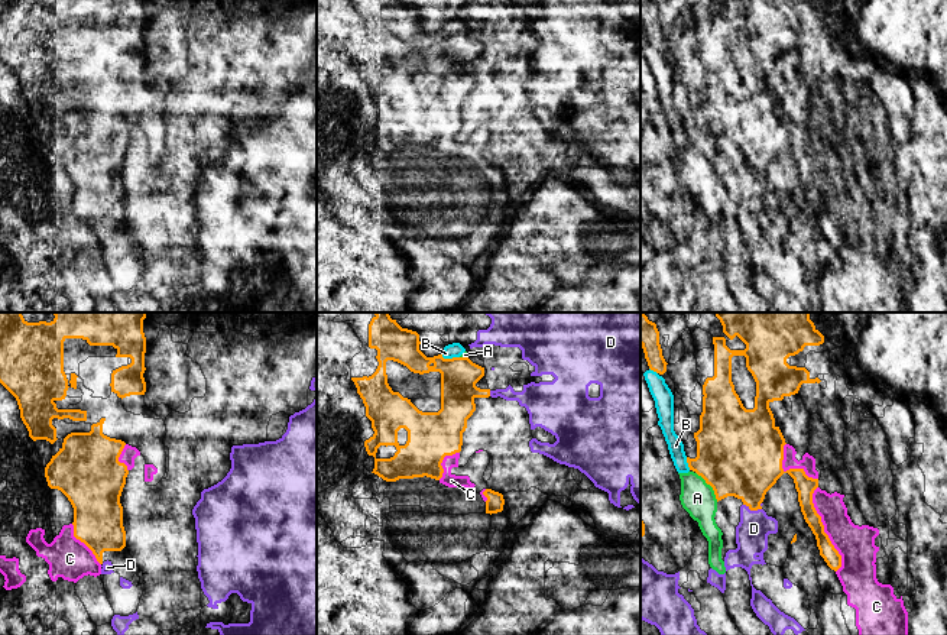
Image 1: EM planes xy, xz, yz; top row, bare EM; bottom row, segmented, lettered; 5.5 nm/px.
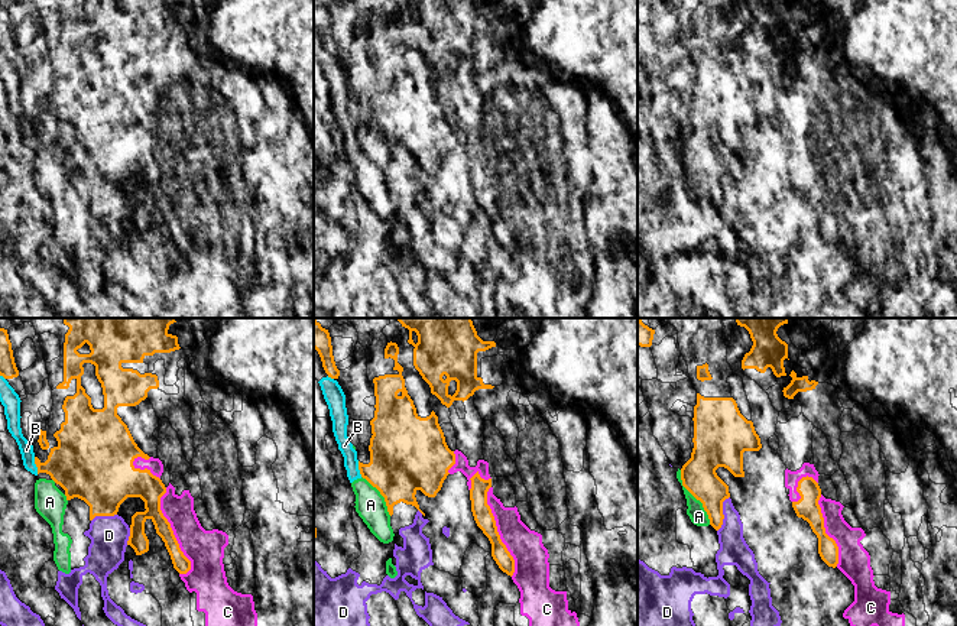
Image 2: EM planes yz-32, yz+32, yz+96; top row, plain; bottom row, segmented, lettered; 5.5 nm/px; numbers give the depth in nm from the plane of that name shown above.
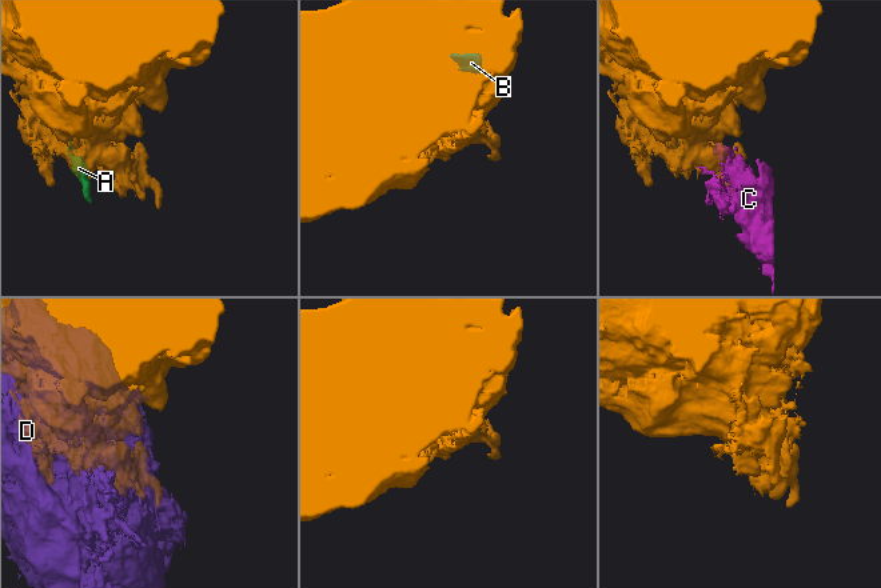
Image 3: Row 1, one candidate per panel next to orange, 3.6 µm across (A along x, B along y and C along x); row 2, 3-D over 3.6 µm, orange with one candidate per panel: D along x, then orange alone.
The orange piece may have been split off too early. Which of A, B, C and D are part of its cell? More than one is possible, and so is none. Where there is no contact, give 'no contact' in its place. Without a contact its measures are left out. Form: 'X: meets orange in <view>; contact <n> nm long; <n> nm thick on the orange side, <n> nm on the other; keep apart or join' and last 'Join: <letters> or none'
A: meets orange in yz; contact 200 nm long; 480 nm thick on the orange side, 190 nm on the other; keep apart
B: meets orange in xz; contact 110 nm long; 200 nm thick on the orange side, 80 nm on the other; keep apart
C: meets orange in yz; contact 500 nm long; 90 nm thick on the orange side, 200 nm on the other; keep apart
D: meets orange in yz; contact 110 nm long; 360 nm thick on the orange side, 180 nm on the other; keep apart
Join: none

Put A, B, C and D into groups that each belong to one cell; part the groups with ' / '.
A B / C / D

